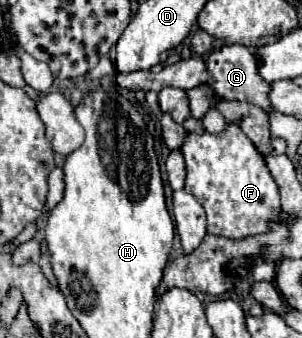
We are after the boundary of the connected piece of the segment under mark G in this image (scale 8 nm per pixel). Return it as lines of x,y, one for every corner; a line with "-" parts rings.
223,44
221,48
215,48
205,56
205,66
211,74
211,88
215,90
215,94
219,98
241,100
241,102
245,100
245,102
261,106
263,110
275,112
275,108
269,102
271,84
259,76
257,60
247,46
243,46
243,44

